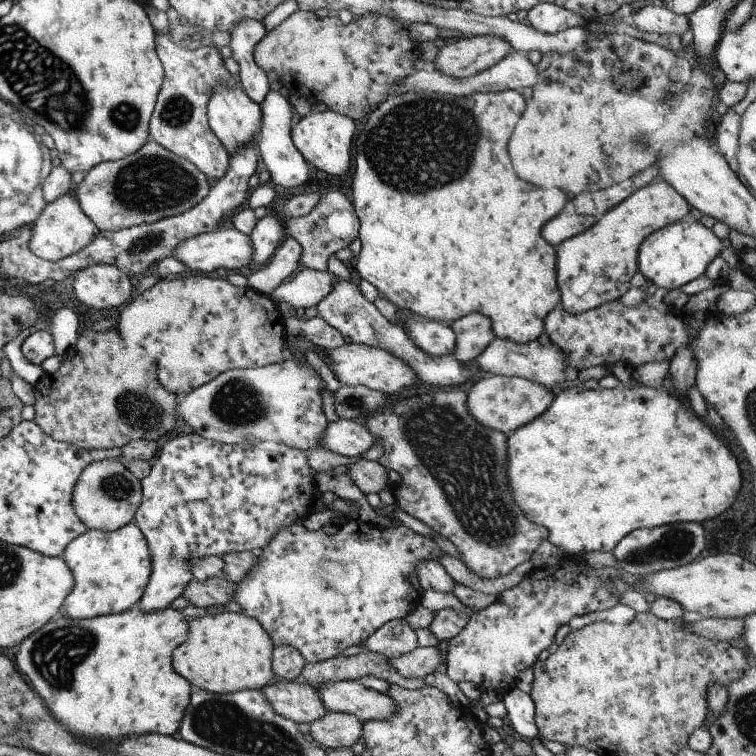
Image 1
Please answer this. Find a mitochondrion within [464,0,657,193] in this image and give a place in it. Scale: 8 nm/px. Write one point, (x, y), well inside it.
(640, 144)

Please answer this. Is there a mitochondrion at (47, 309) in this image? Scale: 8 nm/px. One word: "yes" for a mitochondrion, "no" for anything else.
no

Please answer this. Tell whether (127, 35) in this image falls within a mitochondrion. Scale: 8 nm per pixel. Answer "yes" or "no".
no

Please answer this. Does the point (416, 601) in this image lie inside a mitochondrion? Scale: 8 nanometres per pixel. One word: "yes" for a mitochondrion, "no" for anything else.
no

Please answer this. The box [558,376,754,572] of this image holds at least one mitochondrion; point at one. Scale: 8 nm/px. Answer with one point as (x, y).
(673, 544)

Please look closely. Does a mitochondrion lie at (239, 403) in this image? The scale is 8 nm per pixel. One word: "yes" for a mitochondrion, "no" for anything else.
yes

